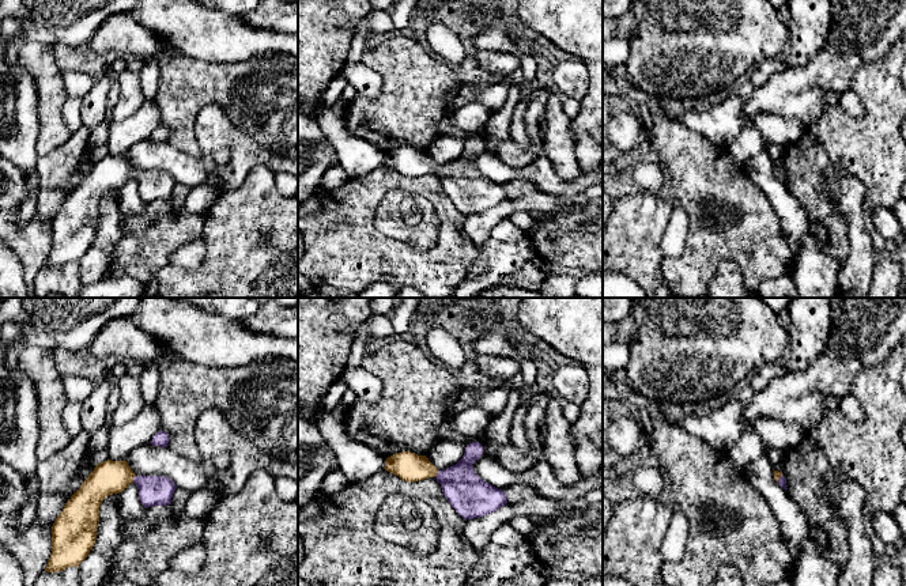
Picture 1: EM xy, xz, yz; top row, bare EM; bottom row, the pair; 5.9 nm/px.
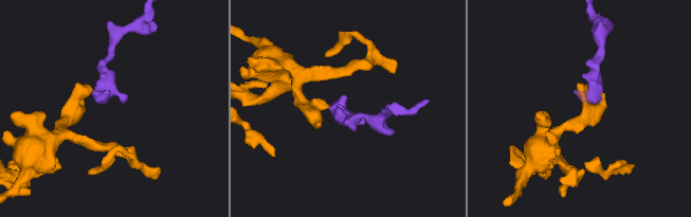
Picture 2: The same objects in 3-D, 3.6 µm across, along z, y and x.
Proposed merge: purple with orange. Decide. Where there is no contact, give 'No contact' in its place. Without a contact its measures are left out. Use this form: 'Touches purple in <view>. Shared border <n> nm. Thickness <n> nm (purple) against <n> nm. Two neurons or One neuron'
Touches purple in xy. Shared border 50 nm. Thickness 180 nm (purple) against 200 nm. One neuron

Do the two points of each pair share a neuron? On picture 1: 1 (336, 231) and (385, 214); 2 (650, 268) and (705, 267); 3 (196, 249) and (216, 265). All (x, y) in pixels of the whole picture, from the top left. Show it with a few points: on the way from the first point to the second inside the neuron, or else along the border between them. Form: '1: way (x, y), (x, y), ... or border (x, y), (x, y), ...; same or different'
1: border (392, 191), (382, 197), (374, 226), (395, 242); different
2: border (663, 256), (661, 275), (667, 283); different
3: border (200, 237), (204, 261), (196, 269), (177, 267); different

